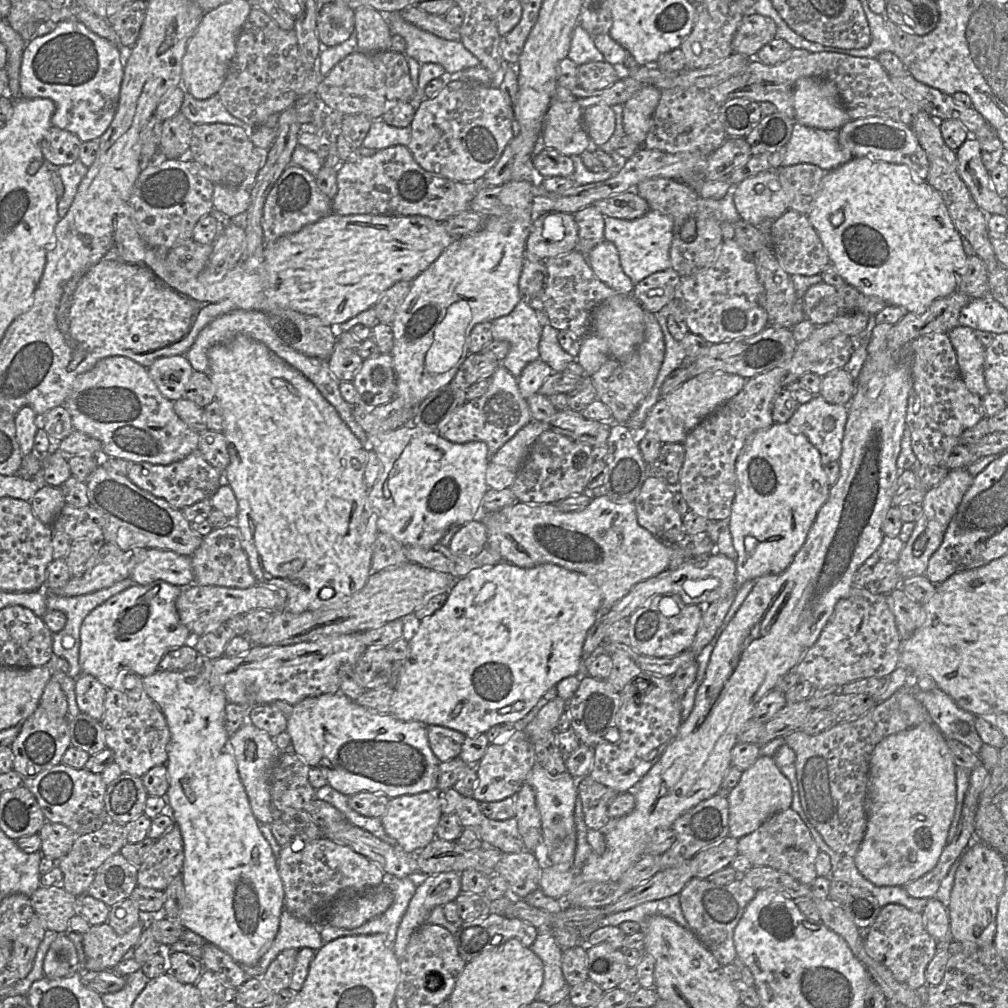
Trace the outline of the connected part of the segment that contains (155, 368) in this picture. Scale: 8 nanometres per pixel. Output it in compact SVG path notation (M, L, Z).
M185 355L157 358L147 370L160 393L172 402L183 398L194 371Z

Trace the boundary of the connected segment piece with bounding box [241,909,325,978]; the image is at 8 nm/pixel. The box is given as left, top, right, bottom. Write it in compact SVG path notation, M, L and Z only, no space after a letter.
M284 909L280 916L277 935L266 953L253 966L241 965L249 977L262 978L270 963L283 950L311 948L319 950L325 943L320 934L320 925L300 919Z

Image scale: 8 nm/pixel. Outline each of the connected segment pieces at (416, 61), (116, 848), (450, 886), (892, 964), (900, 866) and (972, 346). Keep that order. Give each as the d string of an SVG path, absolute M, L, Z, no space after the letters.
M400 12L388 13L386 14L386 19L392 35L400 35L406 42L405 55L407 56L411 80L416 89L422 64L440 64L448 74L457 73L463 69L480 65L477 57L467 50L460 41L449 41L426 32L404 20Z
M112 820L106 821L100 829L94 832L77 835L68 854L57 861L57 866L63 873L64 889L76 897L82 897L87 894L88 888L92 884L100 866L109 857L120 852L126 843L125 825L118 824Z
M443 872L418 879L415 894L398 926L393 944L398 959L403 957L412 934L426 923L433 908L455 901L460 893L461 873L458 872Z
M898 904L882 907L867 930L864 945L868 955L888 968L897 981L913 989L926 986L925 972L937 952L937 941L927 932L922 913Z
M931 719L876 745L870 759L867 828L854 856L863 877L879 887L904 887L936 866L956 809L955 768L946 738Z
M957 326L949 333L956 352L960 375L967 388L980 398L989 391L984 377L985 348L976 331L968 326Z

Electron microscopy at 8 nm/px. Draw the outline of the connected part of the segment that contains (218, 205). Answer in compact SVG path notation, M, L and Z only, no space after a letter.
M215 184L213 208L222 212L229 220L243 218L251 203L249 189Z

